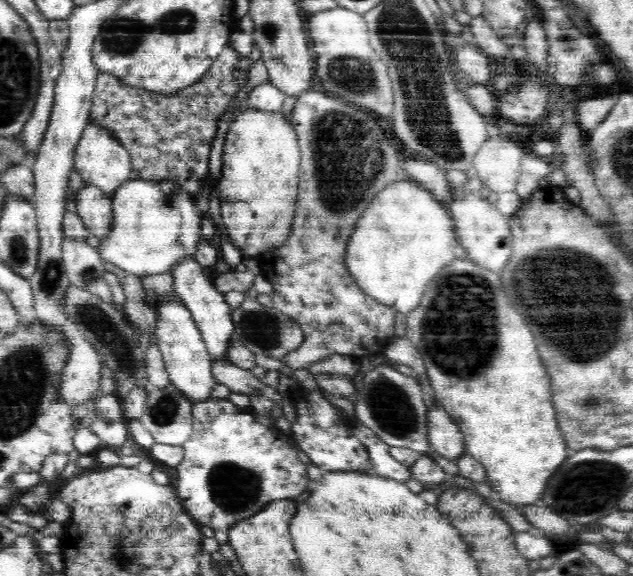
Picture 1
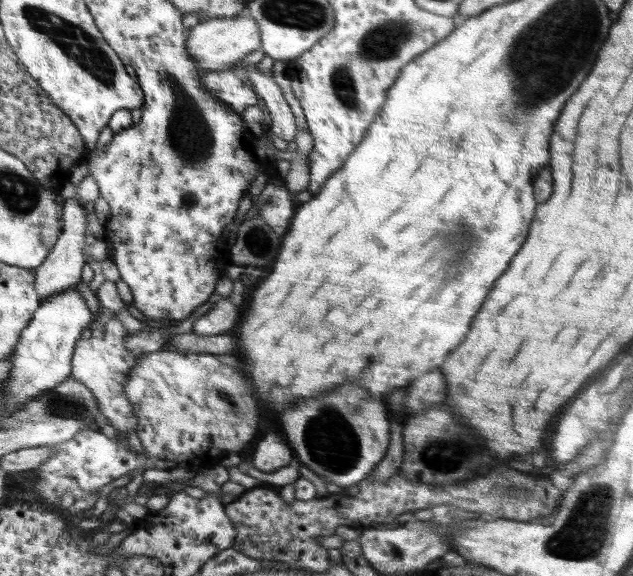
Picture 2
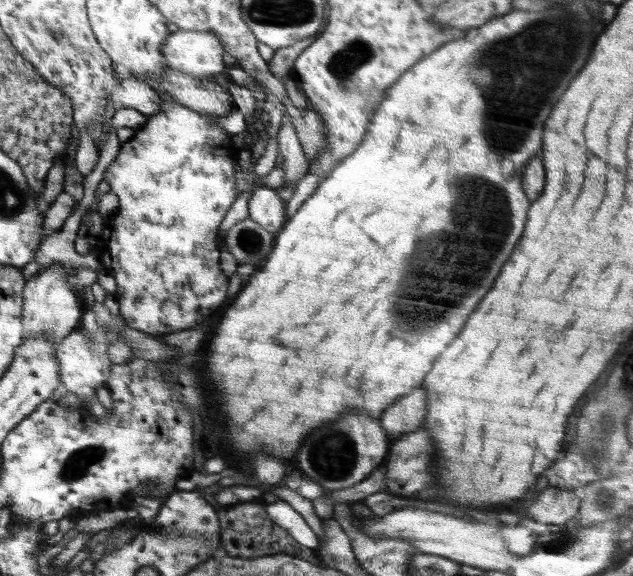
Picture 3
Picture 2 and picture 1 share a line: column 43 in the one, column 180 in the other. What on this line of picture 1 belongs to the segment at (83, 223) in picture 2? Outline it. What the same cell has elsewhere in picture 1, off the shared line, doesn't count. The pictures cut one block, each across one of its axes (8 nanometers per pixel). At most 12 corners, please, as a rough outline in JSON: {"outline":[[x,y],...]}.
{"outline":[[194,258],[170,268],[211,358],[225,360],[233,310]]}

